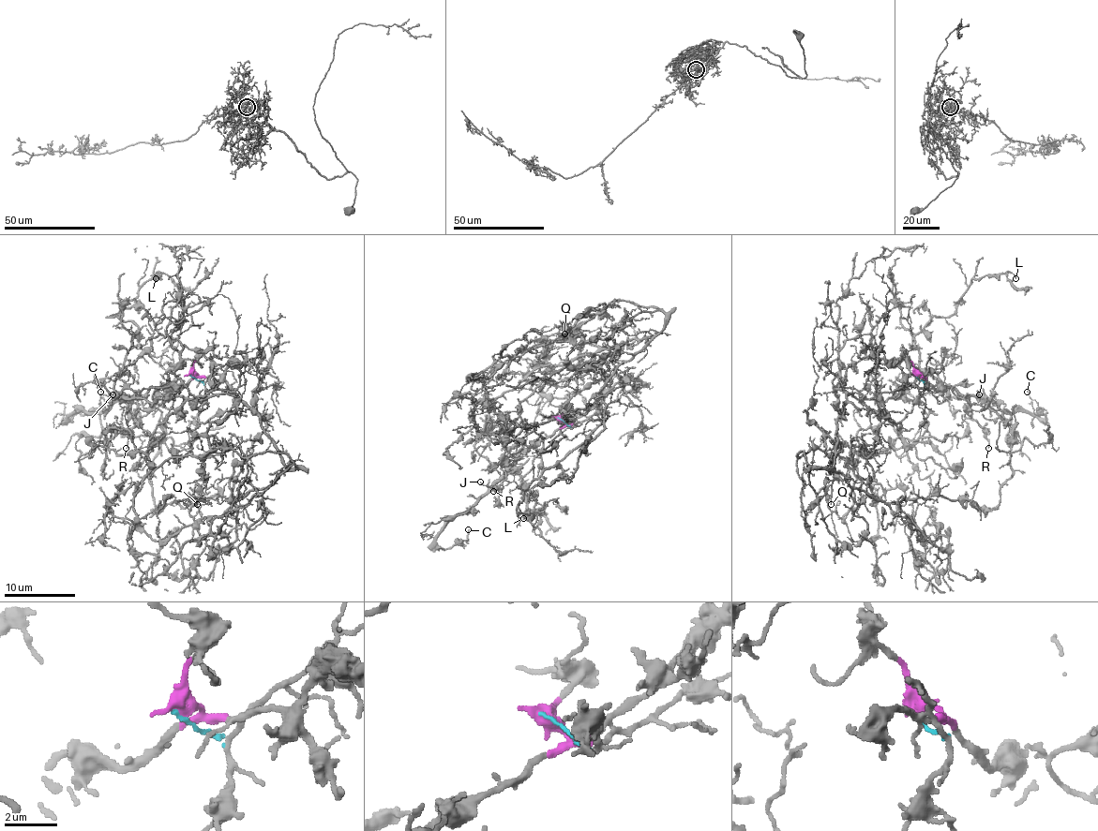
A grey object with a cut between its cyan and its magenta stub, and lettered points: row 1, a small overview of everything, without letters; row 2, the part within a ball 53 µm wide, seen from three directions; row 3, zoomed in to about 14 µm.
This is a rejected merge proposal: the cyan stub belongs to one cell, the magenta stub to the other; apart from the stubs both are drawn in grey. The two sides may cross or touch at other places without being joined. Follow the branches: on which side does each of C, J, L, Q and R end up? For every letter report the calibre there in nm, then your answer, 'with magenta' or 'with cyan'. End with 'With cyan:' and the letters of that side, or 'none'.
C: 120 nm thick; with magenta
J: 120 nm thick; with magenta
L: 130 nm thick; with cyan
Q: 130 nm thick; with cyan
R: 160 nm thick; with magenta
With cyan: L, Q

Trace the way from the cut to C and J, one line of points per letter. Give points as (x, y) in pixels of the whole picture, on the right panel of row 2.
C: (915, 375), (940, 389), (953, 388), (992, 400), (1002, 410), (1042, 418), (1045, 412), (1028, 391)
J: (915, 375), (923, 375), (937, 389), (953, 388), (963, 394), (985, 398), (979, 394)

